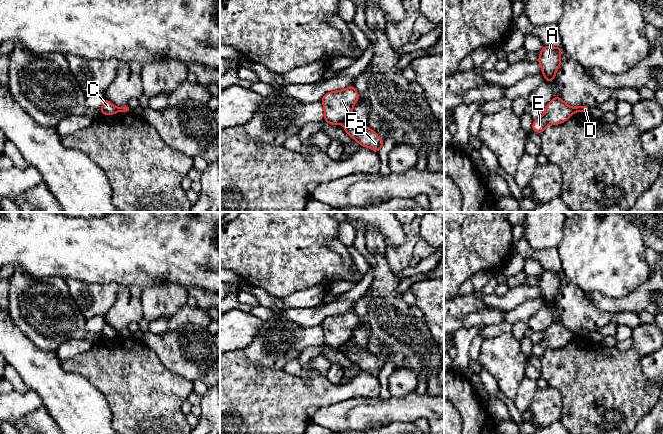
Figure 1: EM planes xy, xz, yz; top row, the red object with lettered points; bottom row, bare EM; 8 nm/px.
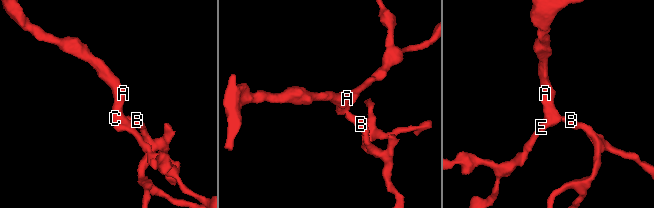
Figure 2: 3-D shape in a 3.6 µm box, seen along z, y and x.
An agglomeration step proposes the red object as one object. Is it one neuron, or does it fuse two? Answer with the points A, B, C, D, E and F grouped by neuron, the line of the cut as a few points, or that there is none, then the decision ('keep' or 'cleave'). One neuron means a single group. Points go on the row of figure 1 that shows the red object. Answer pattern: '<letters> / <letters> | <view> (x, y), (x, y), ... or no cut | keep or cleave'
A C E F / B D | xz (350, 117), (343, 122) | cleave

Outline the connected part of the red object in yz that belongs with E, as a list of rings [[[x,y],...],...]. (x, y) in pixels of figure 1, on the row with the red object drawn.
[[[554,97],[545,107],[543,115],[533,121],[532,130],[541,134],[548,125],[558,125],[567,121],[575,109],[560,97]]]

